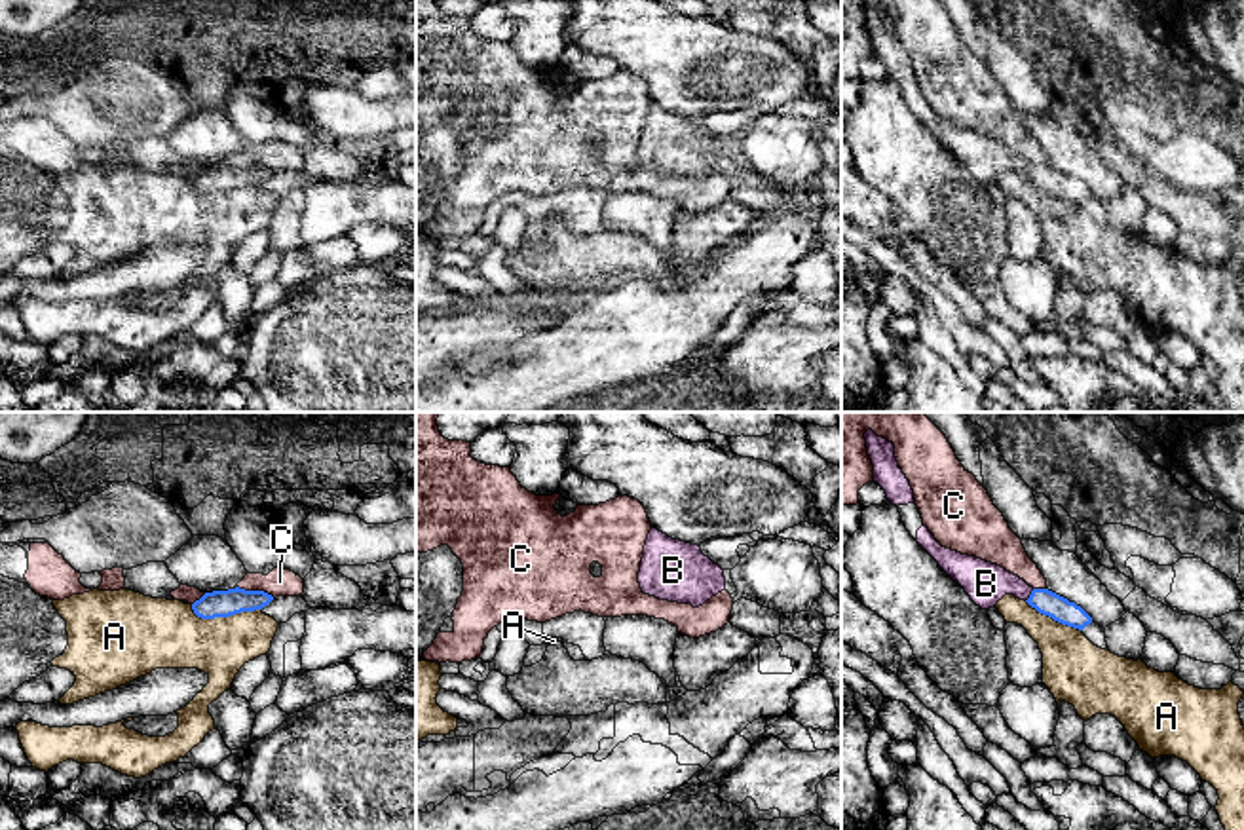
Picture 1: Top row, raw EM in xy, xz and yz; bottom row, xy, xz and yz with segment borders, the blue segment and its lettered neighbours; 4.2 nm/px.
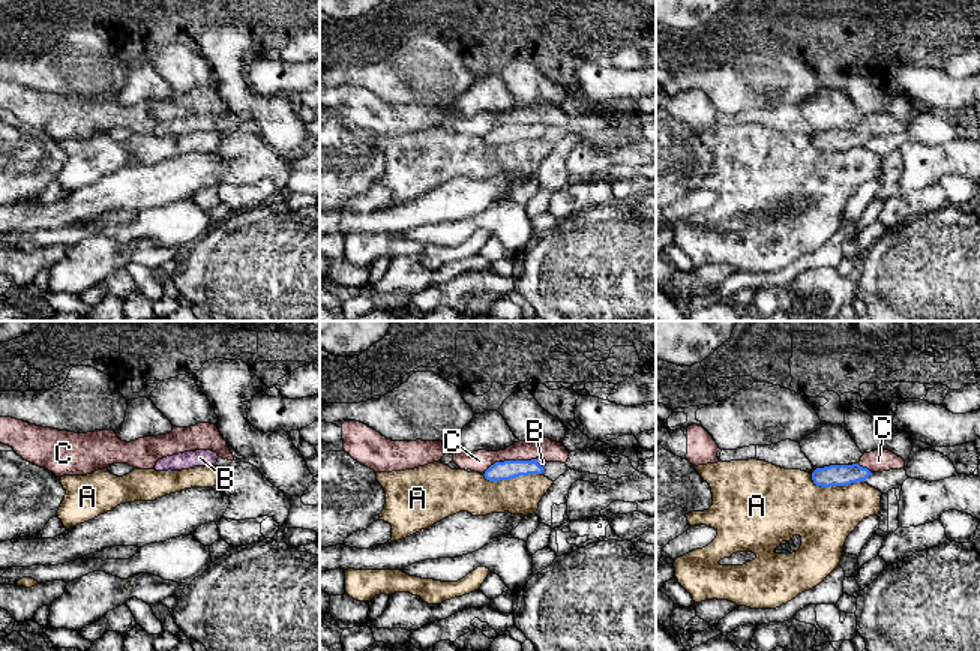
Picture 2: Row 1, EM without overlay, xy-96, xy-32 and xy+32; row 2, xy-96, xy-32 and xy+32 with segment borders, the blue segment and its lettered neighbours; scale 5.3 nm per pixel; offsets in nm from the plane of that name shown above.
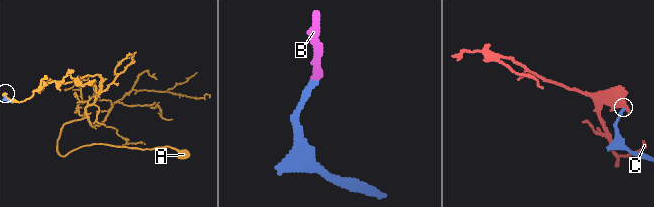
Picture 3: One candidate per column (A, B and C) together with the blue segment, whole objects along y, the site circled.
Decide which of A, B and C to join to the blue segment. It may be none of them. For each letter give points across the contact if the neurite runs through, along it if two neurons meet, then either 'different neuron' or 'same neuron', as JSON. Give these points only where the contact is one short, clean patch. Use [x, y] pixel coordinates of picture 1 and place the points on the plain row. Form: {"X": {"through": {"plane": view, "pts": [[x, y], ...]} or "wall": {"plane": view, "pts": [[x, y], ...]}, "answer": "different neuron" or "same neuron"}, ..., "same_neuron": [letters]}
{"A": {"answer": "different neuron"}, "B": {"through": {"plane": "yz", "pts": [[1047, 177], [1030, 169], [1011, 158], [986, 158]]}, "answer": "same neuron"}, "C": {"wall": {"plane": "xy", "pts": [[236, 160], [263, 164], [274, 171]]}, "answer": "different neuron"}, "same_neuron": ["B"]}

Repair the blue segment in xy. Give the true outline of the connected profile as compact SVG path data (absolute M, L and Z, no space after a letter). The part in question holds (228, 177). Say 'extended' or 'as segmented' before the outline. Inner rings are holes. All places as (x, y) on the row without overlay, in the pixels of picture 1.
as segmented; M228 163L205 167L192 179L192 184L201 194L230 192L241 186L262 184L273 175L264 165Z

